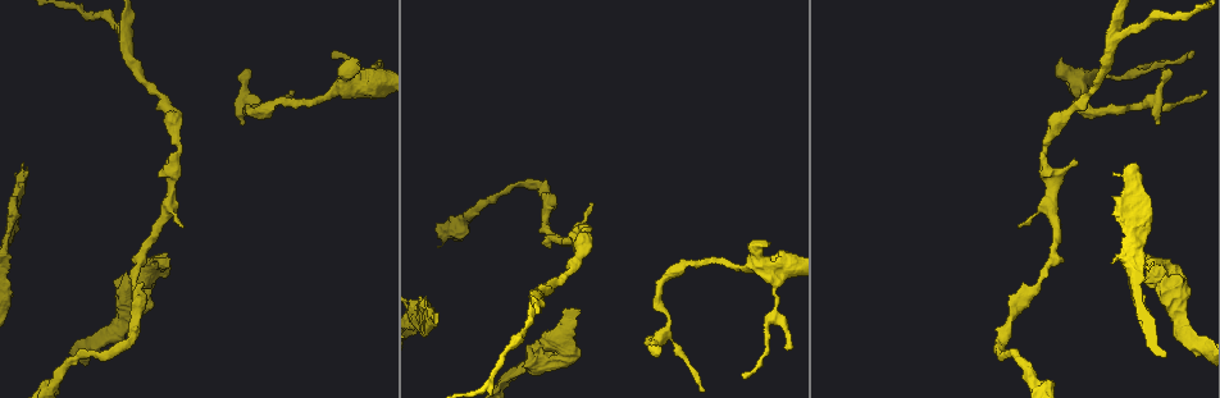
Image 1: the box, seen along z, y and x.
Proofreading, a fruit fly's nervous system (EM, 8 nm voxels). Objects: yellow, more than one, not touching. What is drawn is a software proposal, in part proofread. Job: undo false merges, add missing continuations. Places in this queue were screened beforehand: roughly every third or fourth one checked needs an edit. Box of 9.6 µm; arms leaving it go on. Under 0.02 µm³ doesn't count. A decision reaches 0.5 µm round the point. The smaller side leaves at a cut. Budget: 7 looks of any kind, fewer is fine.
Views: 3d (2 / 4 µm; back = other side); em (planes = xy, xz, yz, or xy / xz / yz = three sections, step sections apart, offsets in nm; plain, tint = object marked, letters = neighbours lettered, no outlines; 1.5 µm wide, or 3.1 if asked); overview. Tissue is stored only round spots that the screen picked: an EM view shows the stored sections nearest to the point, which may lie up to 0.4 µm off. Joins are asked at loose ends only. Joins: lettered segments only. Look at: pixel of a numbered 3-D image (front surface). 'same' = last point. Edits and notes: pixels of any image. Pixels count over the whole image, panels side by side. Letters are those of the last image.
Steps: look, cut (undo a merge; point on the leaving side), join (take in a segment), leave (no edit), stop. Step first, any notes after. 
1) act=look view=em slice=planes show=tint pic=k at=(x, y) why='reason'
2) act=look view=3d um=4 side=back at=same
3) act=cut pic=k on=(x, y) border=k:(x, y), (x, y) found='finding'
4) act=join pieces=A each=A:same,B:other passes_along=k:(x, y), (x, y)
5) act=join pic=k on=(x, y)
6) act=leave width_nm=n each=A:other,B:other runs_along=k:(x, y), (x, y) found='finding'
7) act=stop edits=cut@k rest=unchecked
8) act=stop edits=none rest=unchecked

act=look view=3d um=2 pic=1 at=(90, 354) why='narrows sharply'

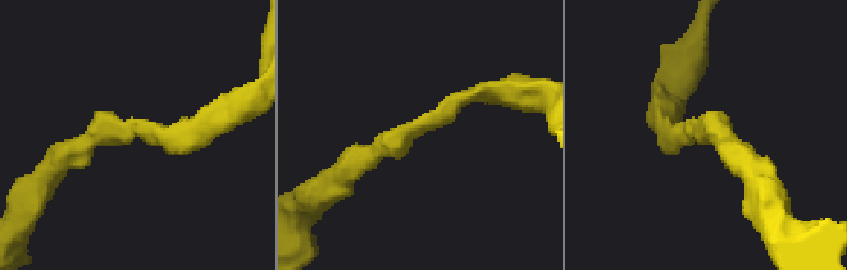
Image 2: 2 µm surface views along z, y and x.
act=look view=em slice=planes show=plain pic=2 at=(702, 129) arm_widths_nm=220,220 why='now the EM'

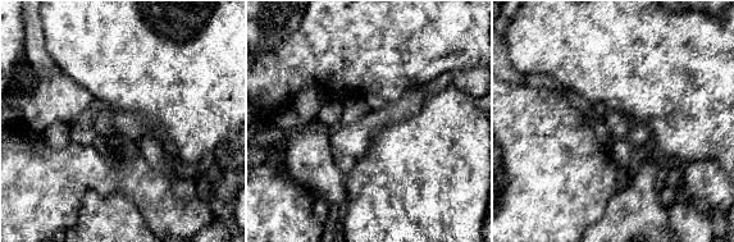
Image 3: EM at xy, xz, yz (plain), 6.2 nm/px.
act=look view=em slice=planes show=letters at=same why='see the neighbours'

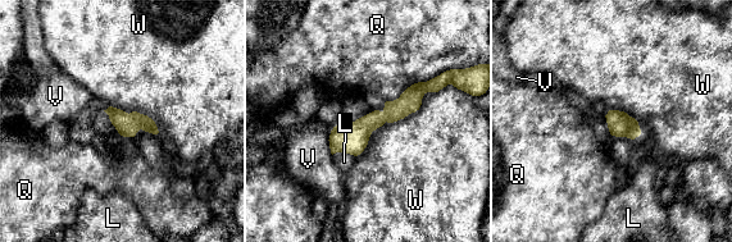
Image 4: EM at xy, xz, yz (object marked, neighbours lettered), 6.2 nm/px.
act=leave each=L:other,Q:other,V:other,W:other runs_along=4:(433, 82), (333, 149) found='one neuron here'

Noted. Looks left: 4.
act=look view=em slice=planes show=letters pic=1 at=(184, 225) why='an open end'

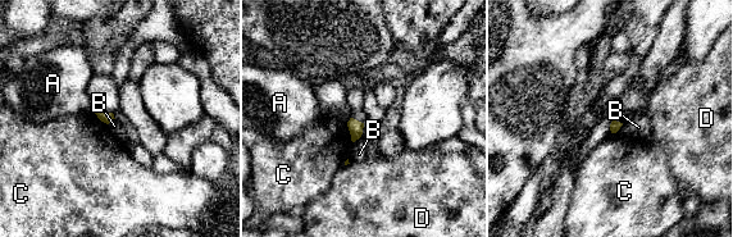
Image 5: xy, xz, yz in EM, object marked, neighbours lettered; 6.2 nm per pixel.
act=leave each=A:other,B:other,C:other,D:other border=5:(623, 124), (615, 132) found='none of them fits'

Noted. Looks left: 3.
act=look view=3d um=2 pic=1 at=(659, 354) why='an open end'

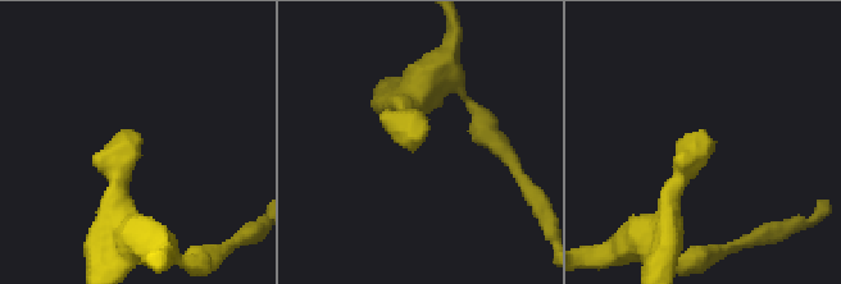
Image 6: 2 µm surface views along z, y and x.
act=look view=em slice=planes show=letters pic=6 at=(704, 131) why='need the tissue'

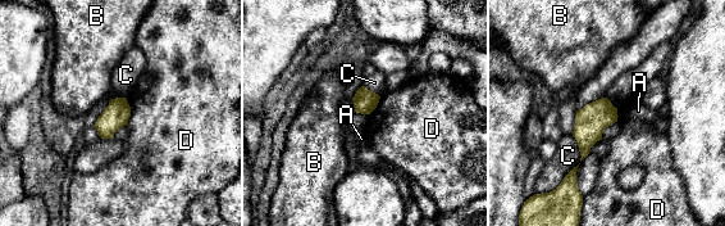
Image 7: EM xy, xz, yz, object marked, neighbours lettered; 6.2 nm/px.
act=leave longest_contact=C:280nm each=A:other,B:other,C:other,D:other found='no lettered segment goes on from it'

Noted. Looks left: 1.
act=stop edits=none rest=unchecked

